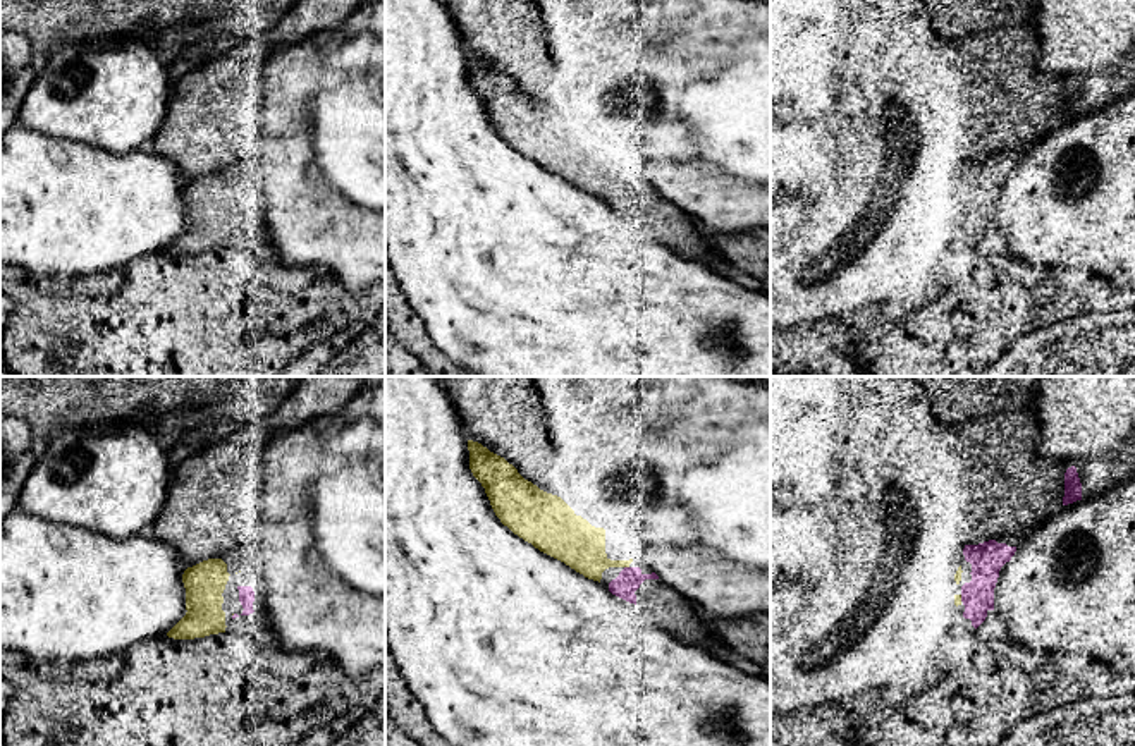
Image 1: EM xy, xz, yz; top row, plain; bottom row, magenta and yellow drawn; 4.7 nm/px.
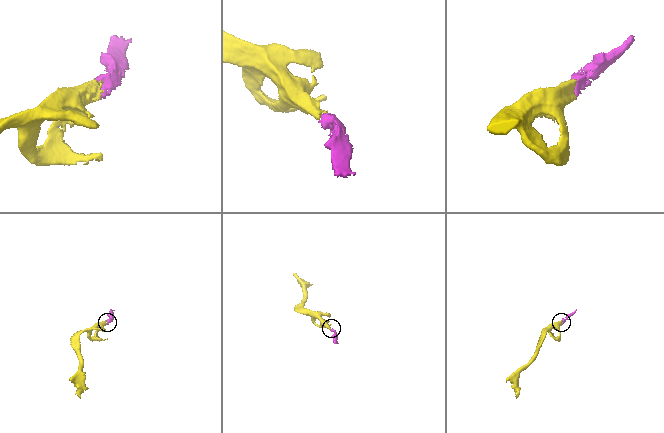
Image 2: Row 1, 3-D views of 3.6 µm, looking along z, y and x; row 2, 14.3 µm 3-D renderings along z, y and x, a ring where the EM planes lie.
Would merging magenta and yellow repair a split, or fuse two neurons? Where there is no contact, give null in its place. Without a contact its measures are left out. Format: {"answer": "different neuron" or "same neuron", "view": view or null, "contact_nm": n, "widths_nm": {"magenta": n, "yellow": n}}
{"answer": "same neuron", "view": "xz", "contact_nm": 30, "widths_nm": {"magenta": 110, "yellow": 220}}

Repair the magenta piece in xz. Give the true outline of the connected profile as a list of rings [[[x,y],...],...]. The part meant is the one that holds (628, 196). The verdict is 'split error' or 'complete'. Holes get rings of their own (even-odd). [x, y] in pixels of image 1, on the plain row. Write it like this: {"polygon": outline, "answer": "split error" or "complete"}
{"polygon": [[[468,55],[469,84],[482,98],[495,131],[514,150],[540,167],[564,177],[588,194],[602,194],[609,182],[623,186],[609,198],[609,206],[638,220],[647,234],[679,256],[709,266],[714,248],[695,222],[664,199],[655,187],[643,189],[629,175],[610,175],[605,168],[605,144],[592,141],[557,110],[525,95],[504,72],[478,57]]], "answer": "split error"}

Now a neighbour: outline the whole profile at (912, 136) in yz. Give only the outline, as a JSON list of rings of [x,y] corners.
[[[917,105],[917,125],[903,127],[903,144],[906,148],[922,148],[923,146],[923,105]]]

